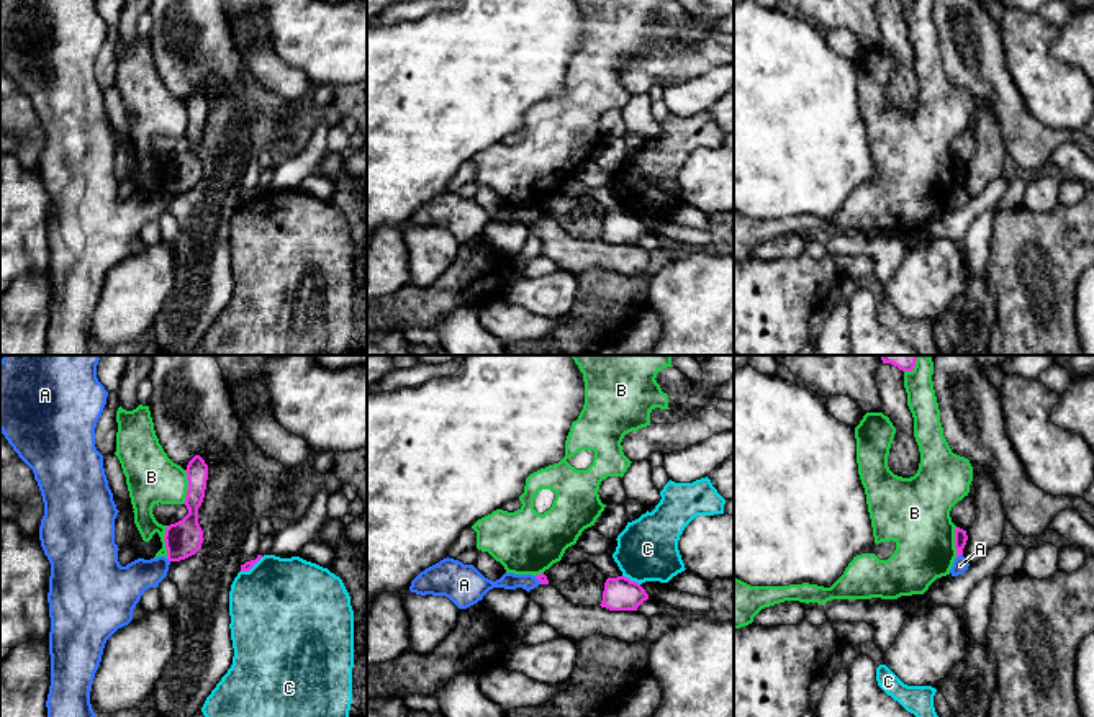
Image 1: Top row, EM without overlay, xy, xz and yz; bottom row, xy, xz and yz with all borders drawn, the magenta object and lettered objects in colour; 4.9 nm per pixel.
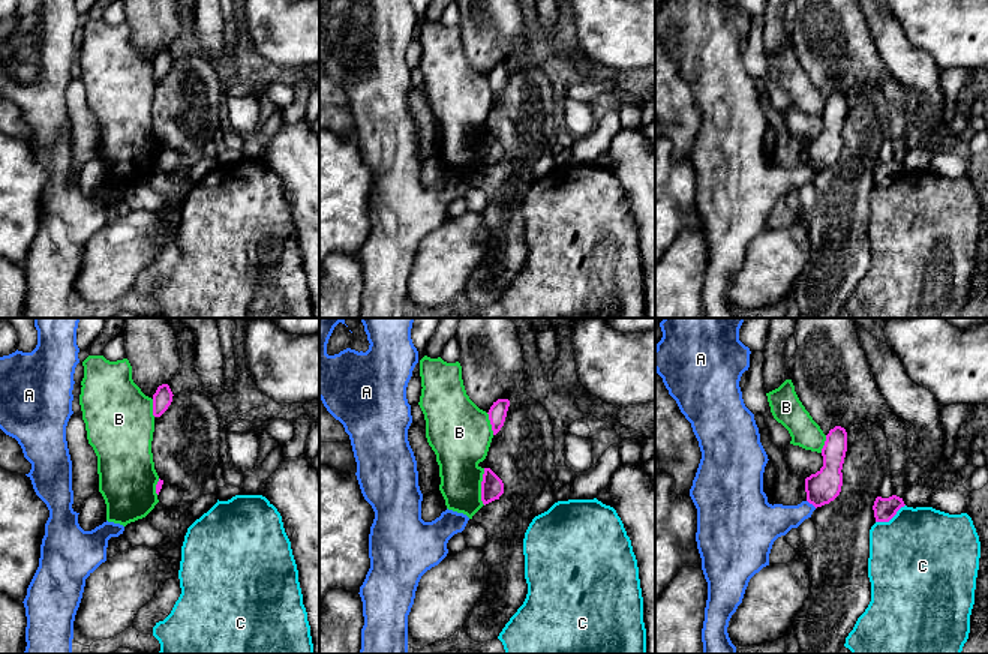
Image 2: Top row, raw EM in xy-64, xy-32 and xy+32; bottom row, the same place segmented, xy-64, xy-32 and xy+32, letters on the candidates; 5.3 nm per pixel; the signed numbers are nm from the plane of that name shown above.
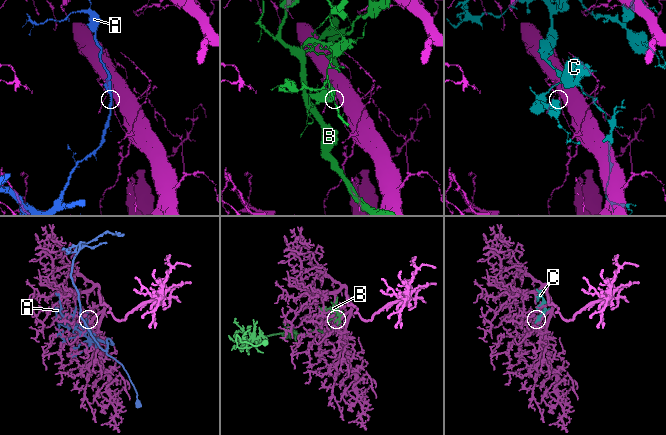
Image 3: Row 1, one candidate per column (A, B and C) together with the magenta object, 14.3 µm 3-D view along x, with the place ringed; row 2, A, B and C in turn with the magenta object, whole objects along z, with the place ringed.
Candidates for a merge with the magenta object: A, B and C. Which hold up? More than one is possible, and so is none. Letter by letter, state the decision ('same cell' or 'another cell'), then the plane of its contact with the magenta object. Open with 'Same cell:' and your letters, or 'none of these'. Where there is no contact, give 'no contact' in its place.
Same cell: none of these
A: another cell; meets magenta in yz
B: another cell; meets magenta in xy
C: another cell; meets magenta in xz

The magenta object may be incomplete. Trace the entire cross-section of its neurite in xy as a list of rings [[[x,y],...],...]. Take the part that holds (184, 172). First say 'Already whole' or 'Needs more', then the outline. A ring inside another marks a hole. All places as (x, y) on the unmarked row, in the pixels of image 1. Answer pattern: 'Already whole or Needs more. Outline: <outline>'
Already whole. Outline: [[[195,88],[187,98],[188,123],[185,129],[185,139],[188,147],[165,162],[165,182],[169,195],[180,195],[195,188],[203,177],[203,164],[198,157],[198,141],[203,136],[208,98],[200,88]]]

